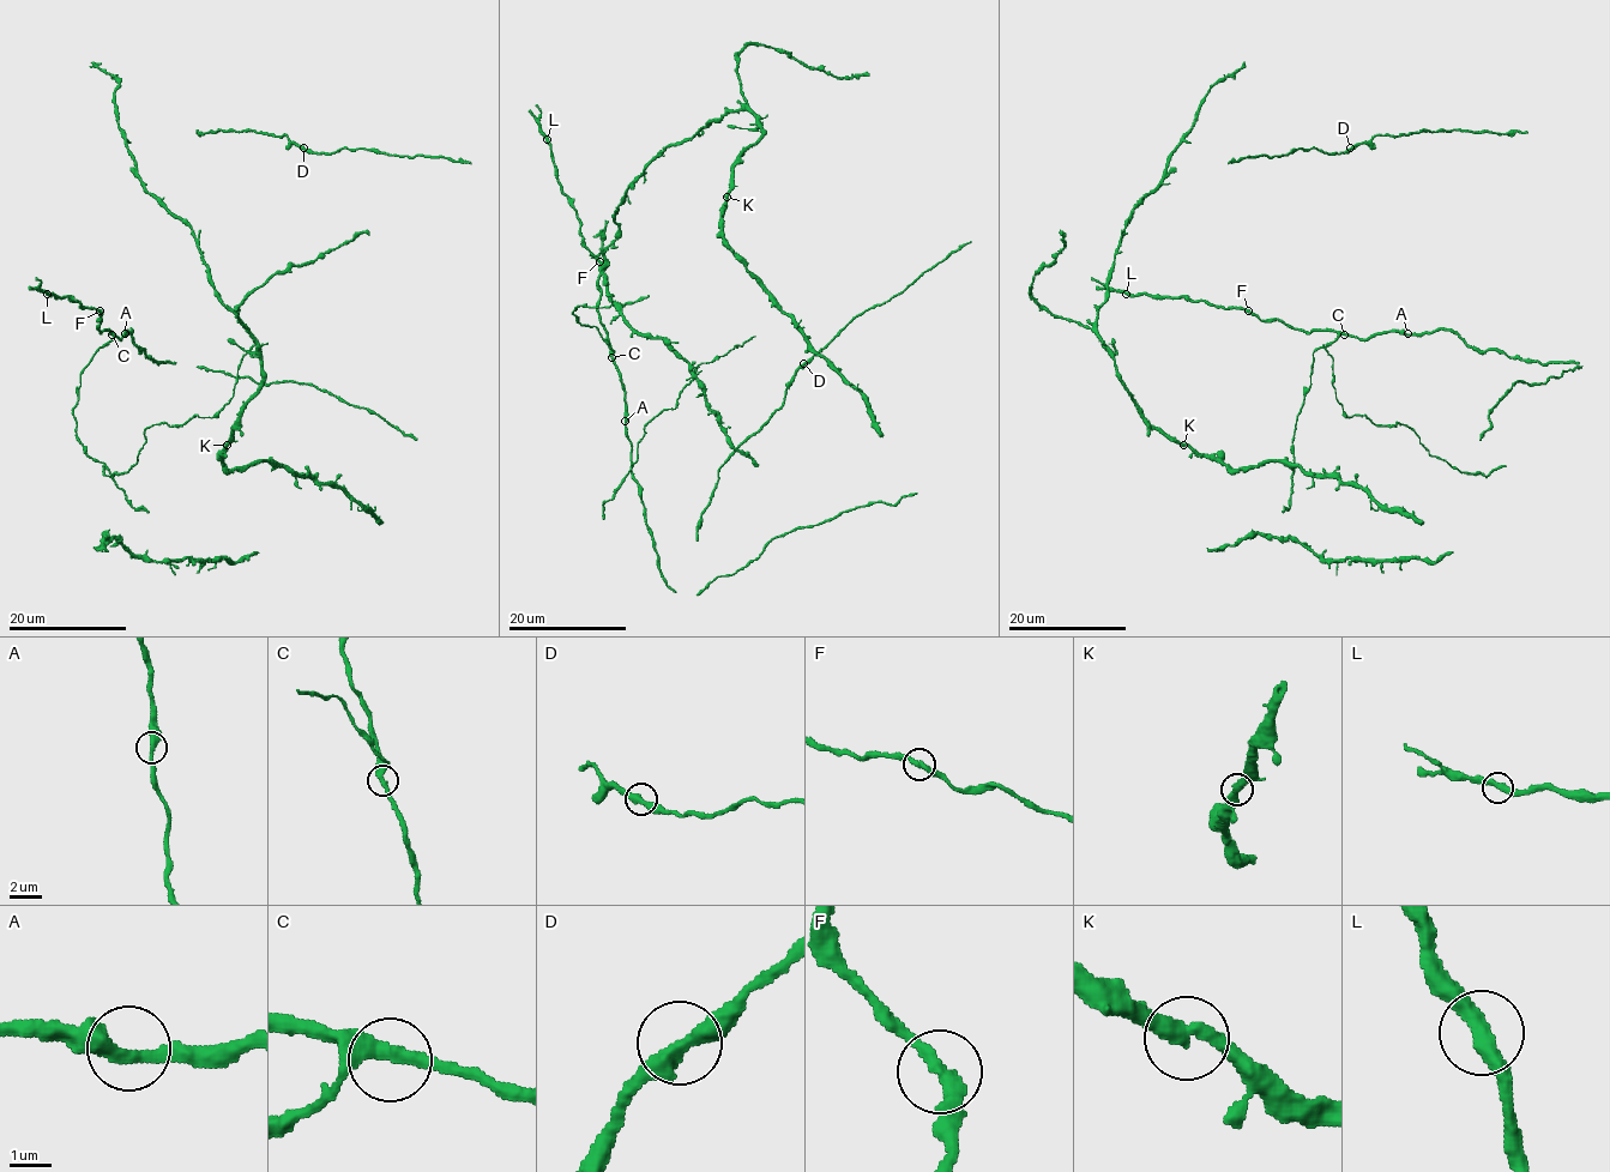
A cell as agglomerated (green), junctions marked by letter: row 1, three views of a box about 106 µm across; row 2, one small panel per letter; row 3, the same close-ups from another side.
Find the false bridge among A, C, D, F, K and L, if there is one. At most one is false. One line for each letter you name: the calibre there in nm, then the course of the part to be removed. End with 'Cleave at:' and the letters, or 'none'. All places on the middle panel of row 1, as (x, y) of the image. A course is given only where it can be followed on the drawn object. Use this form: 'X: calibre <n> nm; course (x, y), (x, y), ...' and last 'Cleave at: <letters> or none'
Cleave at: none

